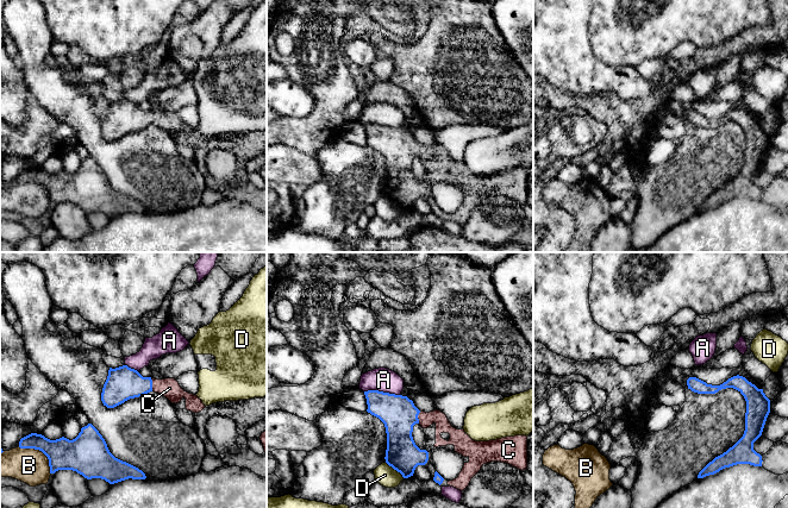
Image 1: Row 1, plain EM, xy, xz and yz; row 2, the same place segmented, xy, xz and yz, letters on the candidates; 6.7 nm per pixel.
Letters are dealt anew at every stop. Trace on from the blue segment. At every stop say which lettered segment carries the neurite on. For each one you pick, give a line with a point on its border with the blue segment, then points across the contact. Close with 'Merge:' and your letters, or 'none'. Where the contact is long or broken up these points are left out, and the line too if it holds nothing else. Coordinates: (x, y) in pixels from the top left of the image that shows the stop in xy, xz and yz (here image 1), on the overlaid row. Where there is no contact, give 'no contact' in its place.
C: meets blue in xy at (151, 384)
Merge: C

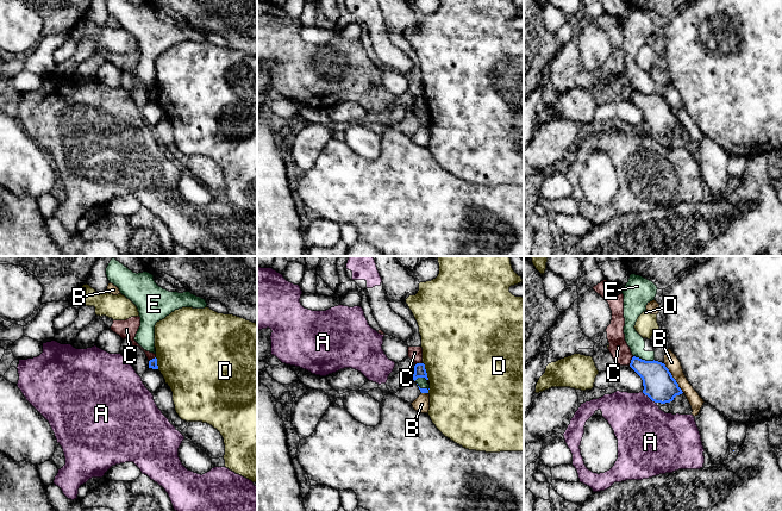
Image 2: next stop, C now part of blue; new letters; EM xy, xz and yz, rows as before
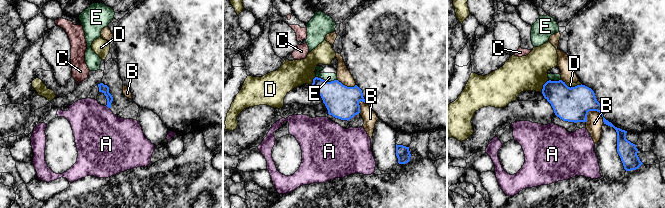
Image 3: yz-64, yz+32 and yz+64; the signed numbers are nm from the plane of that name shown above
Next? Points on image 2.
Merge: none

